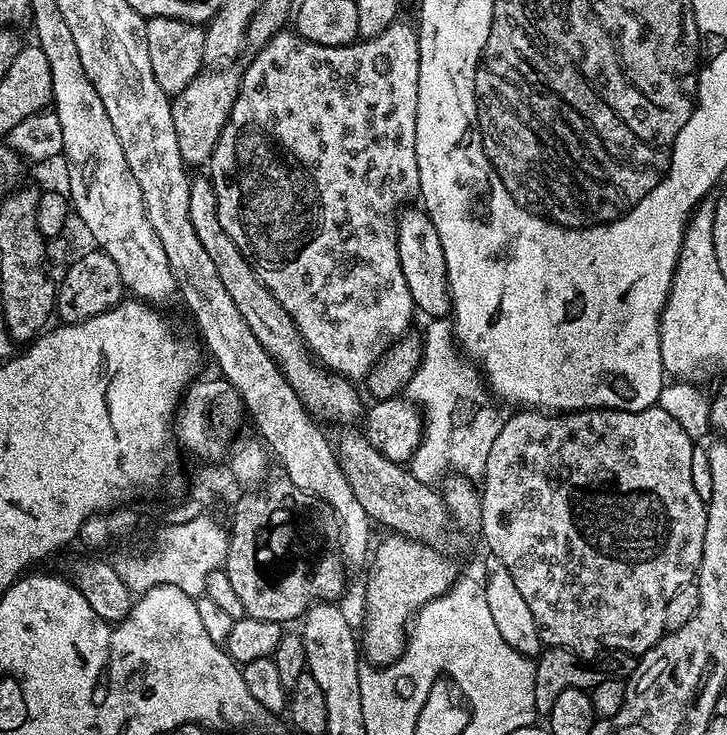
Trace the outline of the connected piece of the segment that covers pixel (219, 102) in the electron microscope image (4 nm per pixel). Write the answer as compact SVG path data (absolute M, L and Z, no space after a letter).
M224 66L219 70L201 70L180 93L171 97L178 146L185 165L207 165L211 161L214 146L230 118L230 110L240 89L241 73L230 69Z

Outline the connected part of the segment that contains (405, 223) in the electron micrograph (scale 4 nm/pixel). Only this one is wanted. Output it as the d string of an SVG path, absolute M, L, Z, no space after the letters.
M405 206L396 217L396 241L398 242L398 262L402 262L402 275L406 278L406 286L410 286L410 298L417 309L425 312L428 318L444 318L449 315L448 279L446 278L446 262L442 254L442 238L438 238L438 230L434 230L434 222L420 206Z

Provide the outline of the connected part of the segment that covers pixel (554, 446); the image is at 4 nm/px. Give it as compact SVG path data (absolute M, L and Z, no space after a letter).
M653 406L637 412L619 412L617 408L585 408L583 412L563 411L549 414L543 410L516 410L504 421L494 446L490 446L490 458L486 458L486 470L482 477L481 518L478 532L488 543L487 551L496 555L510 570L514 583L538 626L541 645L548 648L564 648L581 658L592 658L595 652L608 648L609 653L628 652L639 657L650 651L666 635L666 602L678 594L682 586L693 583L702 562L702 542L706 538L706 501L694 490L690 478L690 458L694 441L662 410Z

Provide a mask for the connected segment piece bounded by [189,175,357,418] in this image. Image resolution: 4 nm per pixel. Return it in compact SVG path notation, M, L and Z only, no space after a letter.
M193 175L190 181L190 223L202 242L202 250L210 254L210 259L218 270L218 278L222 278L222 286L226 286L234 306L238 306L238 314L242 314L242 318L246 318L246 326L254 330L254 338L258 338L261 346L276 359L280 373L284 375L286 382L290 382L313 417L346 415L356 404L357 385L316 363L312 353L304 345L298 326L294 326L286 310L282 310L278 300L254 274L254 270L248 265L248 259L238 250L238 246L234 246L230 234L222 230L222 222L218 222L218 198L214 194L211 179L207 175Z

